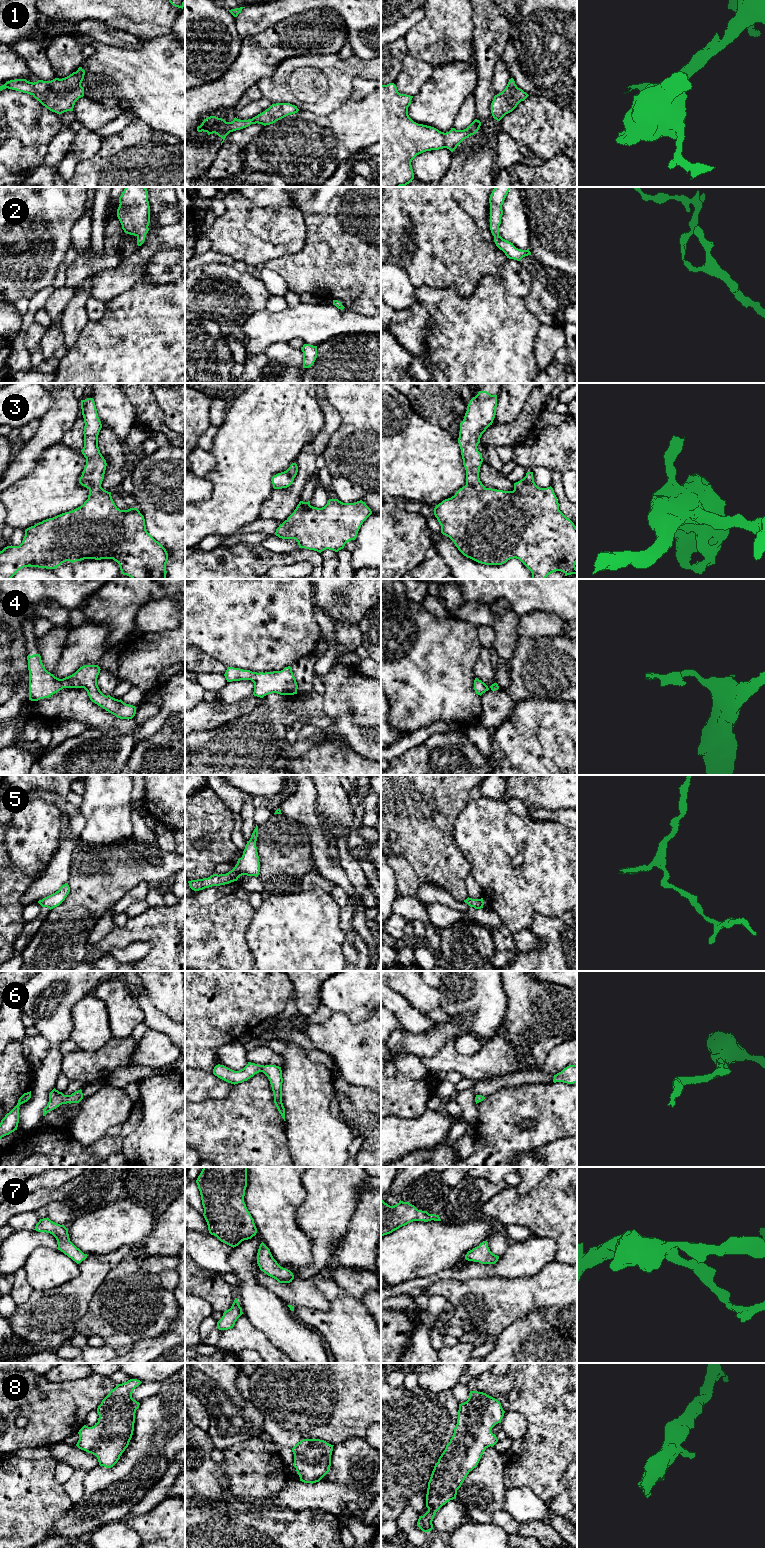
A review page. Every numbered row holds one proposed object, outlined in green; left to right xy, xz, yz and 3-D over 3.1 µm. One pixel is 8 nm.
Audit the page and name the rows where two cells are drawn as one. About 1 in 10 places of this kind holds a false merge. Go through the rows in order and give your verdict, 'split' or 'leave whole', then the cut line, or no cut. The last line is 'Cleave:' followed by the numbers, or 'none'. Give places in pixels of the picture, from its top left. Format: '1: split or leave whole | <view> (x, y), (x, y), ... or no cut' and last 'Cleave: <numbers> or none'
1: leave whole | no cut
2: leave whole | no cut
3: leave whole | no cut
4: leave whole | no cut
5: leave whole | no cut
6: leave whole | no cut
7: leave whole | no cut
8: leave whole | no cut
Cleave: none

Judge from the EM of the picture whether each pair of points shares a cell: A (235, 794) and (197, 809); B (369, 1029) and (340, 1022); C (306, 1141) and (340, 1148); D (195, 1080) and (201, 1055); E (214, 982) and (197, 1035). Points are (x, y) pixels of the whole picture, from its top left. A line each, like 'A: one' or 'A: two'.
A: two
B: one
C: one
D: two
E: one

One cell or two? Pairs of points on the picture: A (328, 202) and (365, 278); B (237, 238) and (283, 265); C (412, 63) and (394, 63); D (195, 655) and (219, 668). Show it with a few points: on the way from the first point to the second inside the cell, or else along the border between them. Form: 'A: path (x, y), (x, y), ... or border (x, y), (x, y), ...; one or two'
A: path (338, 221), (341, 234), (365, 259); one
B: border (296, 253), (273, 258), (264, 264); two
C: border (408, 52), (400, 75), (393, 82); two
D: path (201, 659), (207, 665), (213, 666); one

